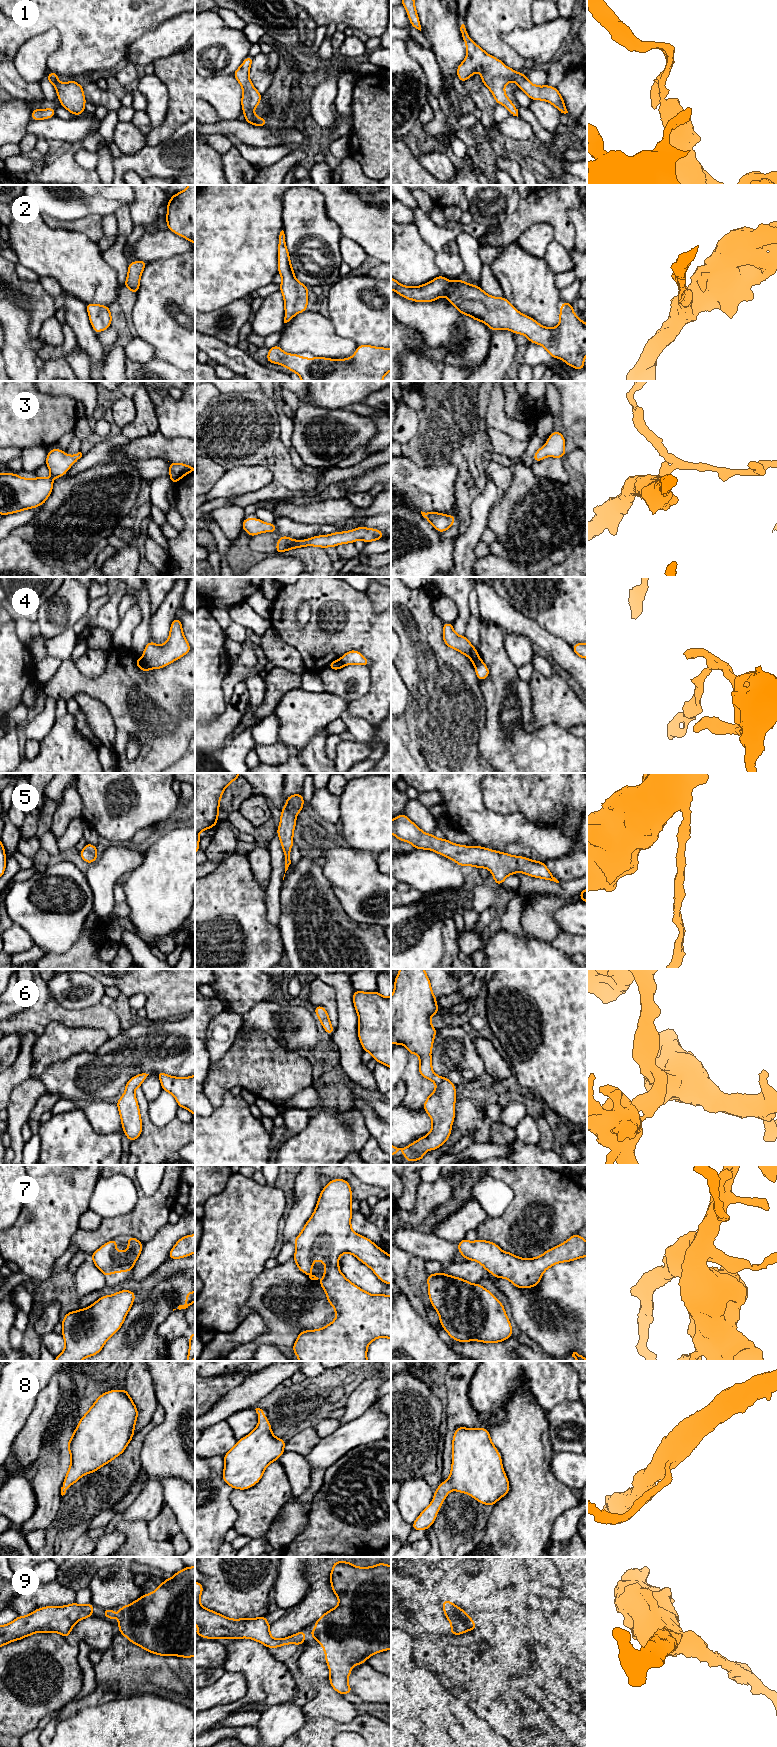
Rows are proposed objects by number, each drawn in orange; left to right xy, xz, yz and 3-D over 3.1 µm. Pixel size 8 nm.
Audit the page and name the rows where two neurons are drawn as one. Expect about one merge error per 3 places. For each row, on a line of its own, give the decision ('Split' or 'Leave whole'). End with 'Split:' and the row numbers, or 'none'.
1: Leave whole
2: Leave whole
3: Leave whole
4: Split
5: Leave whole
6: Leave whole
7: Leave whole
8: Leave whole
9: Leave whole
Split: 4

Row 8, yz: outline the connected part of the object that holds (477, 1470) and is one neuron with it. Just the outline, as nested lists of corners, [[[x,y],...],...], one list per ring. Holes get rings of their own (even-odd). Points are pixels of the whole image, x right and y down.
[[[456,1428],[452,1441],[450,1476],[446,1482],[439,1484],[433,1501],[412,1524],[413,1530],[427,1530],[433,1525],[451,1490],[466,1493],[479,1503],[490,1506],[509,1493],[501,1456],[487,1428]]]

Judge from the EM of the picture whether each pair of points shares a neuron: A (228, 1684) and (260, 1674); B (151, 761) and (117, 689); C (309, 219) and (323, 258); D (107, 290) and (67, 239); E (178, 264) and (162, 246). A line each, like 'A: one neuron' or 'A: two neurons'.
A: two neurons
B: one neuron
C: one neuron
D: one neuron
E: two neurons

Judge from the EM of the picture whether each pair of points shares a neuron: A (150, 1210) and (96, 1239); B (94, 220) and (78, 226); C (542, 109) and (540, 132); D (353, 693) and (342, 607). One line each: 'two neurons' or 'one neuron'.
A: one neuron
B: one neuron
C: two neurons
D: two neurons

